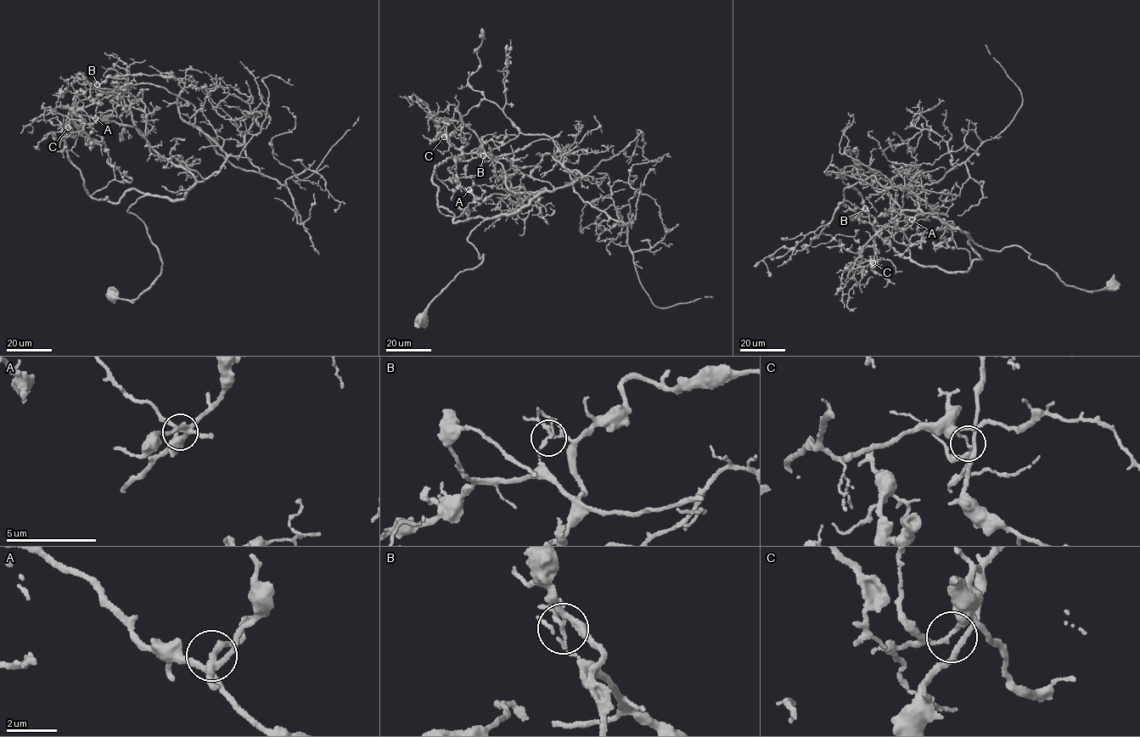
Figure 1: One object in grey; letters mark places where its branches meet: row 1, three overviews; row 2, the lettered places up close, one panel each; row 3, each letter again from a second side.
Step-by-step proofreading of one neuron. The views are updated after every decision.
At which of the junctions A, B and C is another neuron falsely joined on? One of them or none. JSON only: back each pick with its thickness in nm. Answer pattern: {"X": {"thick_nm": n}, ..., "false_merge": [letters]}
{"B": {"thick_nm": 140}, "false_merge": ["B"]}

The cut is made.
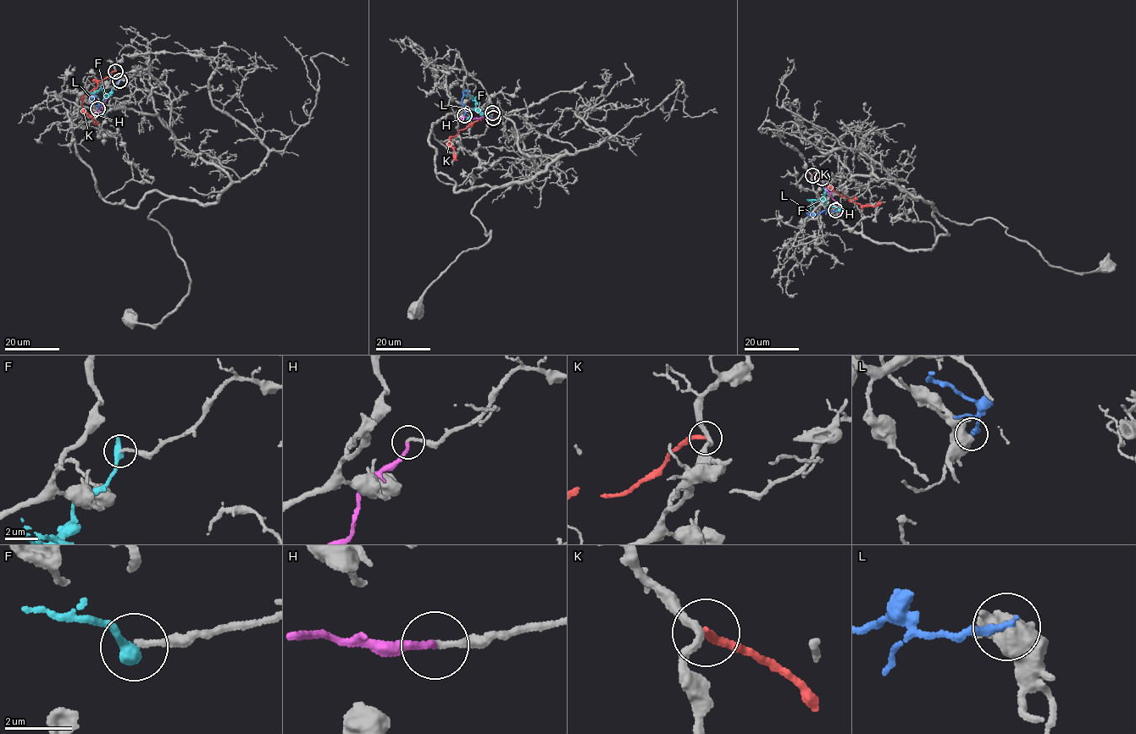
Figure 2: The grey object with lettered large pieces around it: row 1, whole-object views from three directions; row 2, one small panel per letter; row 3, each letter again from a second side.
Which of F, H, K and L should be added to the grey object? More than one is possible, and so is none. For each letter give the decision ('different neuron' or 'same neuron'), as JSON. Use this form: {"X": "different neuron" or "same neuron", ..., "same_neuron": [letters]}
{"F": "different neuron", "H": "same neuron", "K": "different neuron", "L": "different neuron", "same_neuron": ["H"]}

